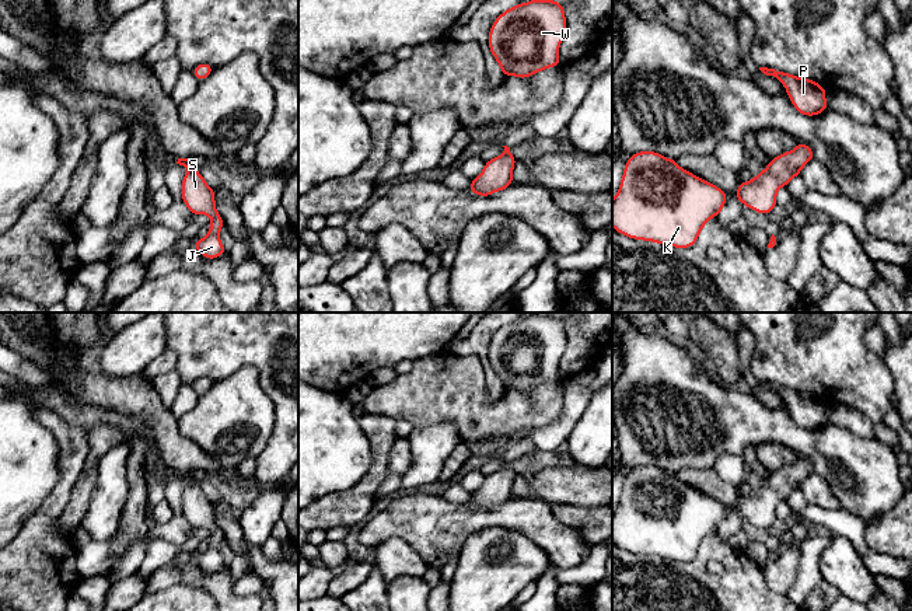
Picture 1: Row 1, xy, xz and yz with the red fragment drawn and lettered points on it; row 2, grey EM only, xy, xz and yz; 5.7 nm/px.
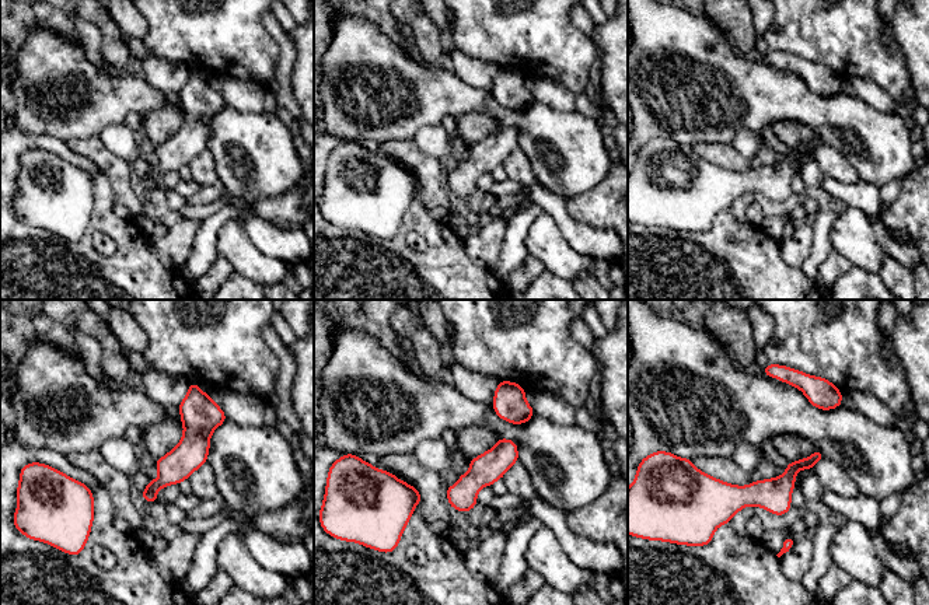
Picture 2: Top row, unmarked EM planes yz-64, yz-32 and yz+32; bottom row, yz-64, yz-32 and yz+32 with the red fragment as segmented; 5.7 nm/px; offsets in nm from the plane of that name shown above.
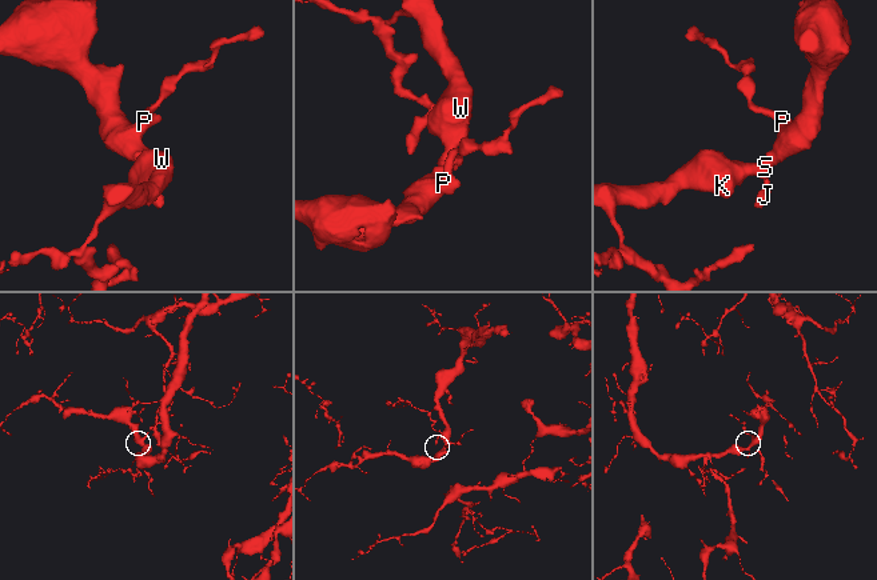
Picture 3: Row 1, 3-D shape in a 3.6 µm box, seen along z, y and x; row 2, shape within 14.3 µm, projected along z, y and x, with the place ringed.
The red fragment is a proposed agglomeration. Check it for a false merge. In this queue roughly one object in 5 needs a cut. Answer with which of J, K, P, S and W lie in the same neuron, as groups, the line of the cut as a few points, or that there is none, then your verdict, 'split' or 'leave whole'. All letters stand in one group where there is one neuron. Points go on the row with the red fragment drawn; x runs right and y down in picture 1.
J K P S W; no cut; leave whole

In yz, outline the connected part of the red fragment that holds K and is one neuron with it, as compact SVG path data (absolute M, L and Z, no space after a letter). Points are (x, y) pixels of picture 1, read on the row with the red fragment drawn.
M639 151L626 161L619 189L612 199L612 227L633 240L689 248L698 241L703 226L721 213L726 200L724 191L682 170L674 158L656 151Z

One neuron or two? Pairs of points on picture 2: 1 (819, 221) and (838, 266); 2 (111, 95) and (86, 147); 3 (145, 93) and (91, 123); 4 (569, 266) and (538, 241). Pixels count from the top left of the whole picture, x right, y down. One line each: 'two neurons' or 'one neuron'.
1: two neurons
2: two neurons
3: one neuron
4: one neuron

